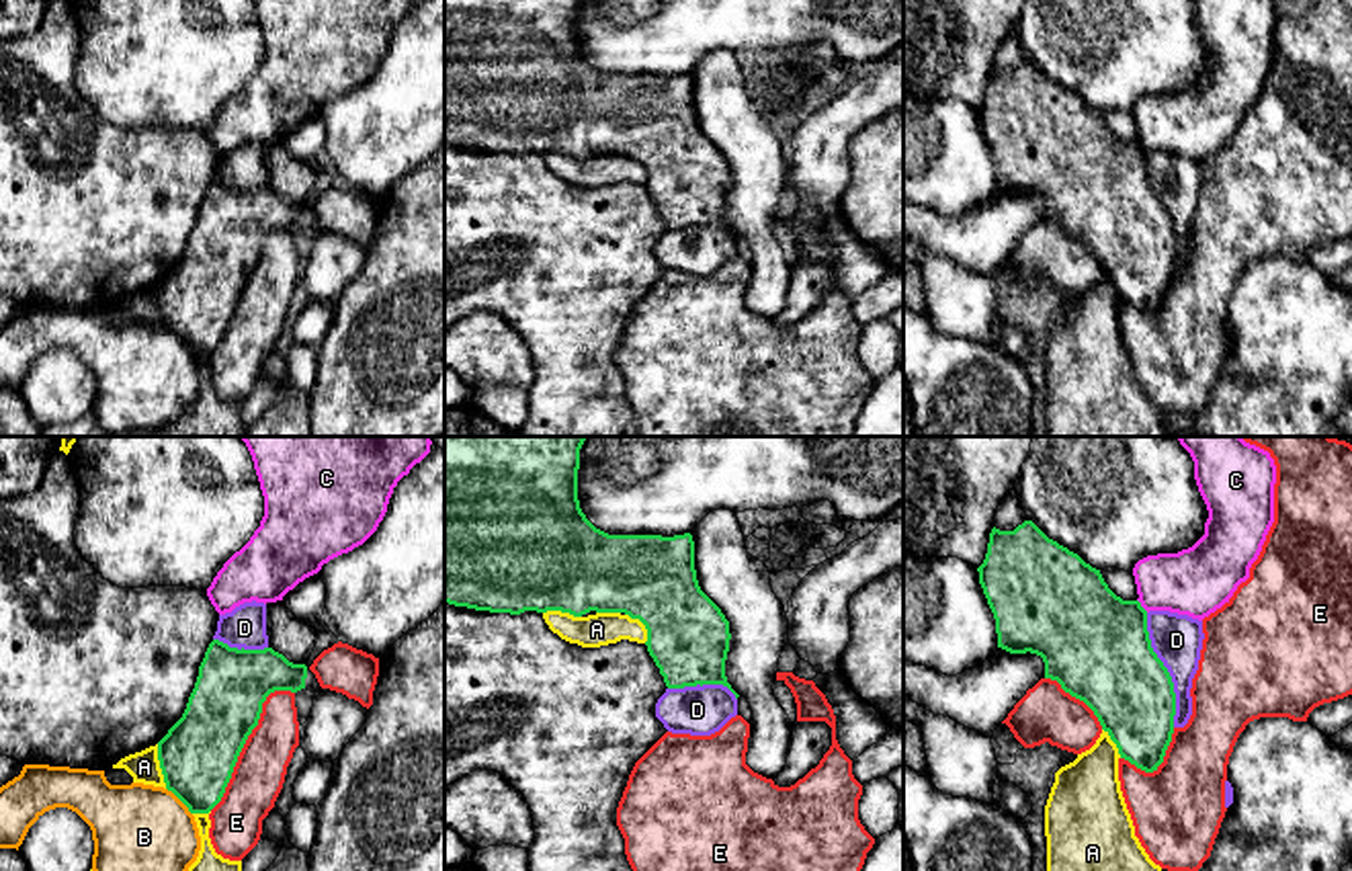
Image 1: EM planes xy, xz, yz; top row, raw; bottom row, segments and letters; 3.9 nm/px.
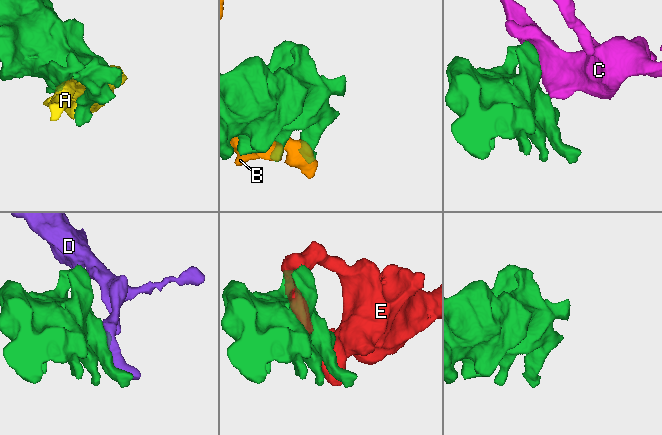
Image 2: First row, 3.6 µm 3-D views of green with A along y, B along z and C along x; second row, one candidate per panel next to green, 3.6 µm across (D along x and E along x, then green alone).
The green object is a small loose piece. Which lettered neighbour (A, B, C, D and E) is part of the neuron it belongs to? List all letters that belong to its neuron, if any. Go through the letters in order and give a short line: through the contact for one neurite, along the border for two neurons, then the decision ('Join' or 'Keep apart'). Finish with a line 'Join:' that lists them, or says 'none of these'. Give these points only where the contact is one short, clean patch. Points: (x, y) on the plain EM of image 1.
A: Keep apart
B: Keep apart
C: Line: yz (1137, 140), (1148, 152). Keep apart
D: Keep apart
E: Keep apart
Join: none of these

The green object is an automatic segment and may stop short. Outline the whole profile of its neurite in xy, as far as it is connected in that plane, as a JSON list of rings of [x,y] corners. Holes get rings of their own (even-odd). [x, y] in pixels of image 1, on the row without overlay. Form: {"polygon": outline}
{"polygon": [[[213,180],[182,258],[158,283],[166,330],[191,355],[209,355],[225,334],[266,238],[301,230],[322,230],[305,205],[293,205],[272,189],[238,191]]]}

